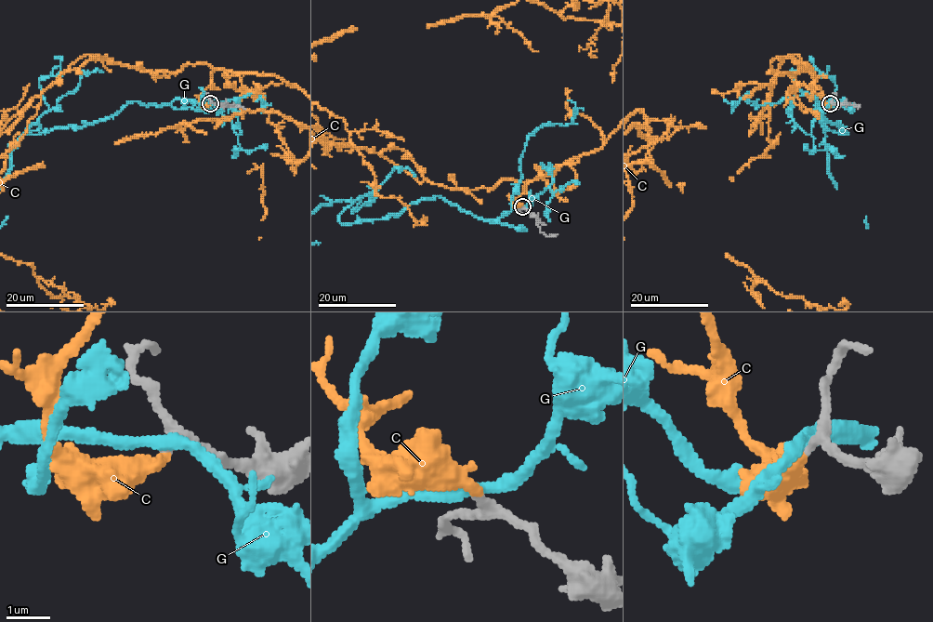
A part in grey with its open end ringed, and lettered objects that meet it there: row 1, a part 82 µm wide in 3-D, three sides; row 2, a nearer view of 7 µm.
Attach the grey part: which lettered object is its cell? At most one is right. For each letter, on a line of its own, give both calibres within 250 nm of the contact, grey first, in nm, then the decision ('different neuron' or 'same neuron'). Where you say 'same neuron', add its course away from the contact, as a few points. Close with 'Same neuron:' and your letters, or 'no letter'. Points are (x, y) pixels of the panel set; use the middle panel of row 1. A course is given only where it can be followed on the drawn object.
C: 200 nm thick on the grey side, 360 nm on the other; same neuron
G: 200 nm thick on the grey side, 280 nm on the other; different neuron
Same neuron: C

